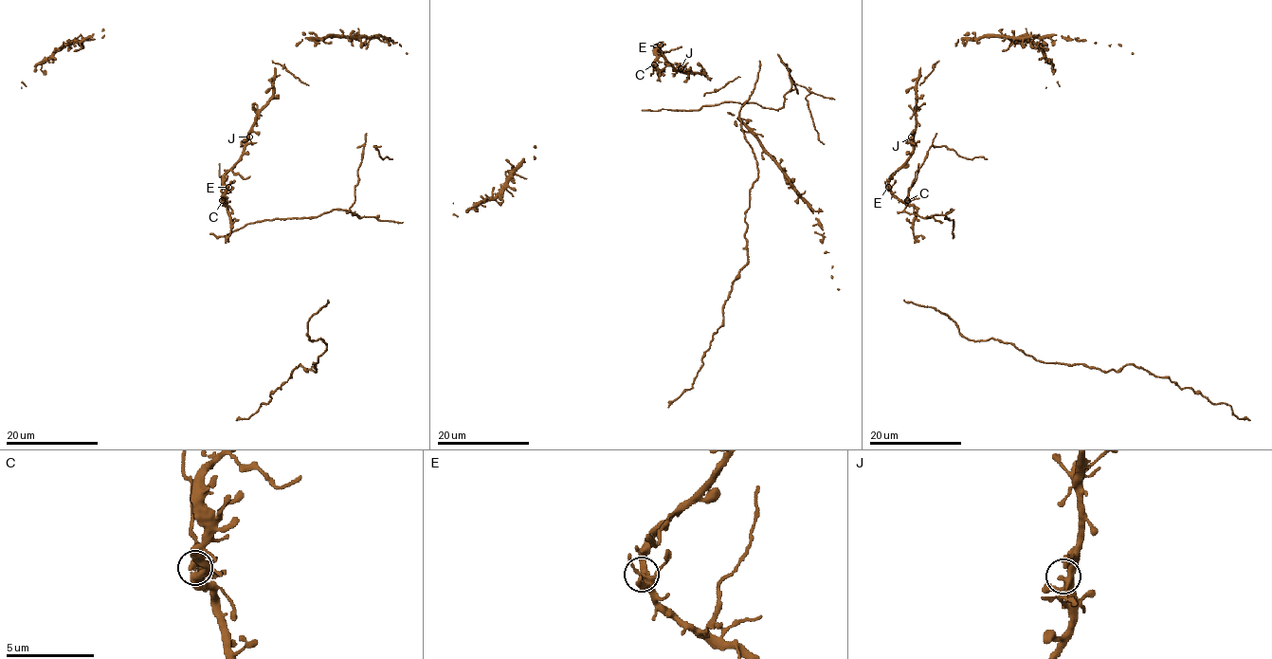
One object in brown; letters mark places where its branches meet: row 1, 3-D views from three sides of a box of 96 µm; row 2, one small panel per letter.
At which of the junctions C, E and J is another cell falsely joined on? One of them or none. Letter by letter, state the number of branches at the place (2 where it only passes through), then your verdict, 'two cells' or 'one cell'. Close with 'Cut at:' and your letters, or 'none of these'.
C: branches 4; two cells
E: branches 4; one cell
J: branches 4; one cell
Cut at: C

